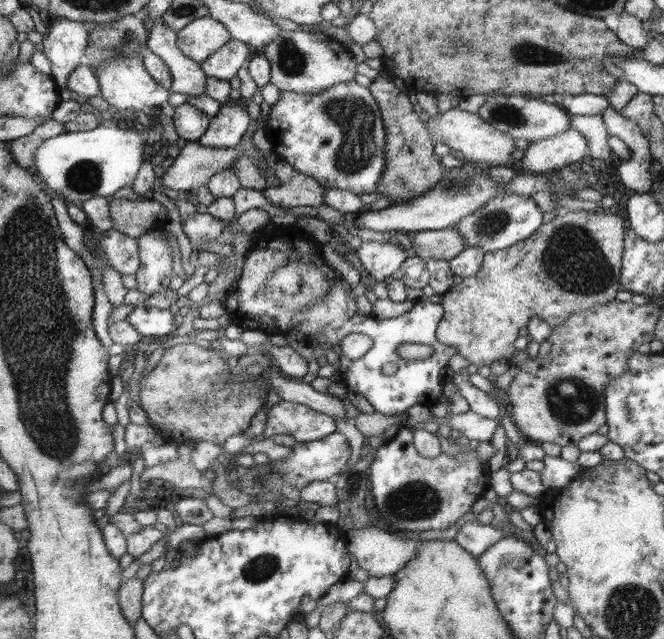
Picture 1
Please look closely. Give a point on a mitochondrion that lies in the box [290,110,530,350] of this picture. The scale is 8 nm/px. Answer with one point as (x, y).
(492, 225)

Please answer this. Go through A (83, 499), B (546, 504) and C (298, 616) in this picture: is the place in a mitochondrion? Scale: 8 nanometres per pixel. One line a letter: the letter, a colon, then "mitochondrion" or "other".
A: other
B: other
C: other

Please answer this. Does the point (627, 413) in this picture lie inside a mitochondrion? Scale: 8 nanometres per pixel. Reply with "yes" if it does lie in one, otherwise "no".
yes

